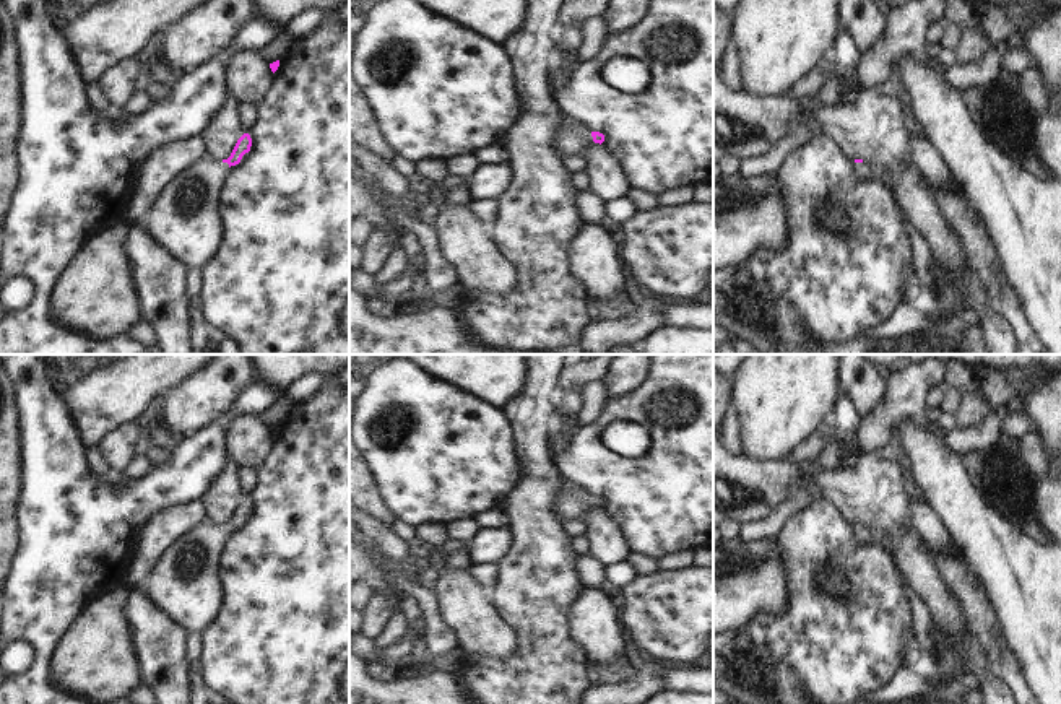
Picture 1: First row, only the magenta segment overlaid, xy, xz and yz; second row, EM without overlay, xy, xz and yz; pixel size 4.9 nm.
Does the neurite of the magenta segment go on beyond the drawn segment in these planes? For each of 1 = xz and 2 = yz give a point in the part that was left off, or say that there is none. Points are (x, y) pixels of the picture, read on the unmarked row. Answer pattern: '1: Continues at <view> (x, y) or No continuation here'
1: Continues at xz (572, 501)
2: Continues at yz (861, 534)

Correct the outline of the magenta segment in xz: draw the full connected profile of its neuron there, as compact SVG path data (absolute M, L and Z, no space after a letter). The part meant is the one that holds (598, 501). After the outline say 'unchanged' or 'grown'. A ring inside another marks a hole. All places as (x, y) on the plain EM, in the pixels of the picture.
M564 481L562 489L556 499L554 511L561 520L570 517L583 519L585 512L591 506L601 509L604 506L604 499L600 496L590 496L580 486Z; grown

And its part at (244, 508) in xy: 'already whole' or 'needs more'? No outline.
needs more

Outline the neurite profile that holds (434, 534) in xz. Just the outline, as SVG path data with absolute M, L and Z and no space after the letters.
M422 522L416 527L416 540L426 541L432 548L448 548L448 537L445 532L445 524L442 522Z

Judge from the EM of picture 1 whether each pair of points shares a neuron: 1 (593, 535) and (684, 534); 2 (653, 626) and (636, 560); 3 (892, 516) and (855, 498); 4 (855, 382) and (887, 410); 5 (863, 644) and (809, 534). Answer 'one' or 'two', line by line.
1: two
2: two
3: one
4: two
5: one

